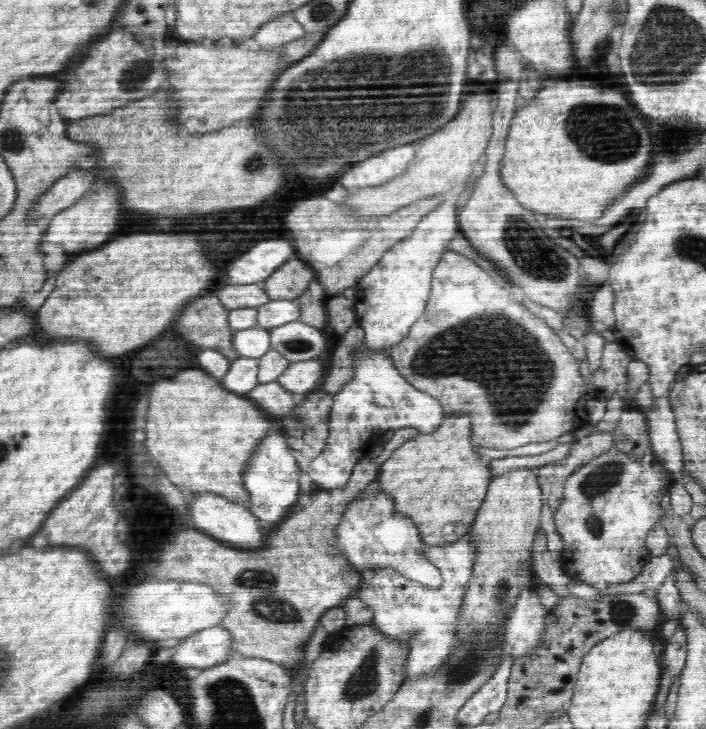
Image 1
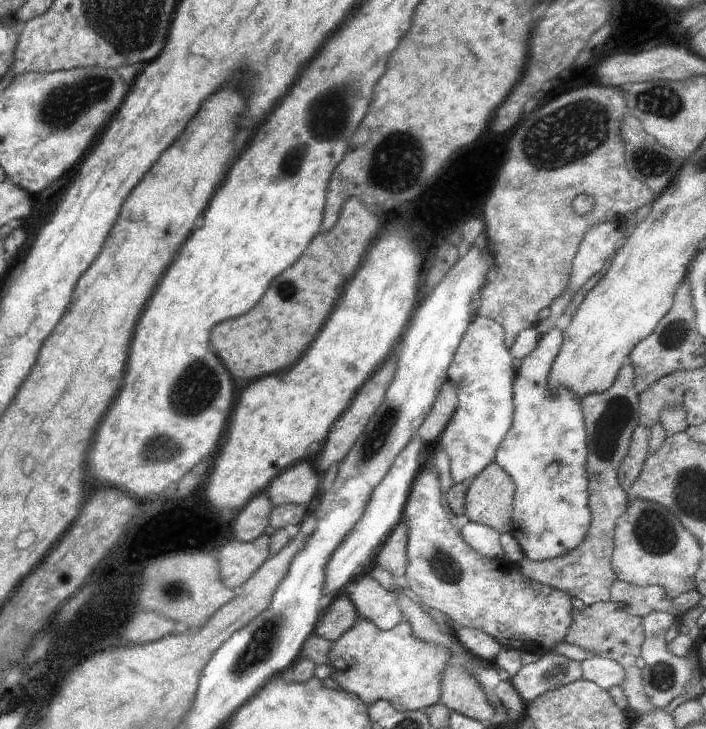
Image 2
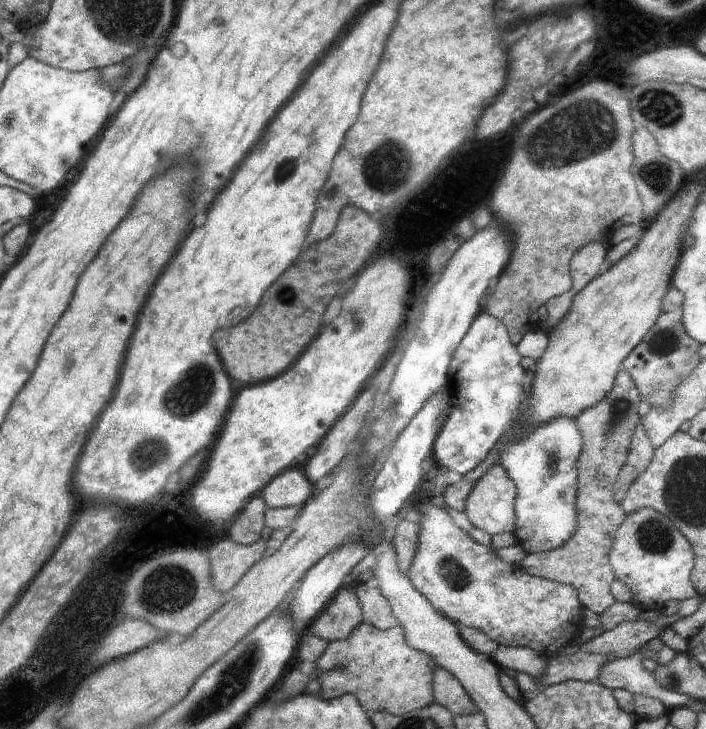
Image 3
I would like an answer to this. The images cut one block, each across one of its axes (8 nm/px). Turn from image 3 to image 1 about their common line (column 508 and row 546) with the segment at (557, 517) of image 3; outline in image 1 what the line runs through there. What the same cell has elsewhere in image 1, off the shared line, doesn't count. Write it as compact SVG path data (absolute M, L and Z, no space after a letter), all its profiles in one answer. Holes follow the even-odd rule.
M469 532L455 543L426 550L431 562L442 571L443 583L438 588L405 580L400 573L386 568L376 570L372 579L362 582L360 590L356 591L356 598L374 612L371 622L376 623L385 636L399 642L409 640L411 656L407 662L405 680L416 678L424 671L435 671L448 656L452 656L452 649L458 644L454 637L454 631L458 628L457 615L460 614L461 599L472 575L474 551L473 544L469 542Z

